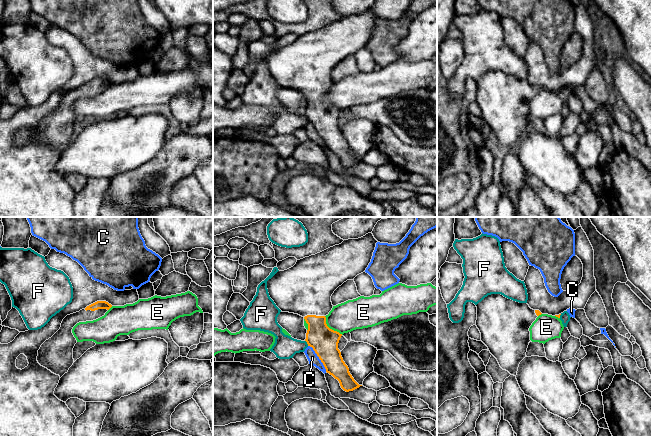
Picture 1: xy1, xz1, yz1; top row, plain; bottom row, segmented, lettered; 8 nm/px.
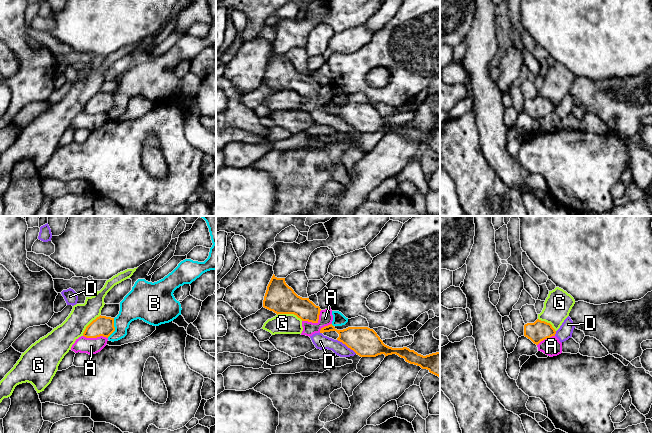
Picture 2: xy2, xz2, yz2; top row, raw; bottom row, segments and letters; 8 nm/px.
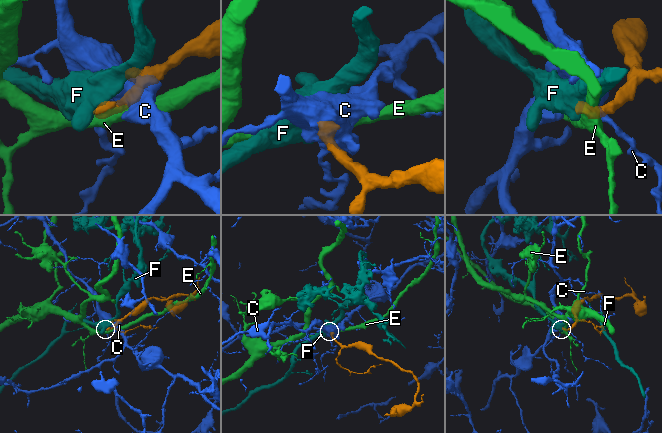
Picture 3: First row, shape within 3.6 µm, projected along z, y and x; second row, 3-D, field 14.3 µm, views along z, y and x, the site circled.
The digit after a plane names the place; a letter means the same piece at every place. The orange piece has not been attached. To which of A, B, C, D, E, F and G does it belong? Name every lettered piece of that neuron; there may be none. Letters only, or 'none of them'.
none of them

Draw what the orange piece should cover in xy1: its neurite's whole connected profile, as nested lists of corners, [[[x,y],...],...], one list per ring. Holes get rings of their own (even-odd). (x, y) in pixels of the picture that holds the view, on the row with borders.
[[[97,301],[79,312],[67,315],[60,329],[41,345],[38,363],[61,378],[74,363],[73,348],[77,340],[72,333],[73,327],[79,322],[93,321],[104,316],[111,307],[106,301]]]

